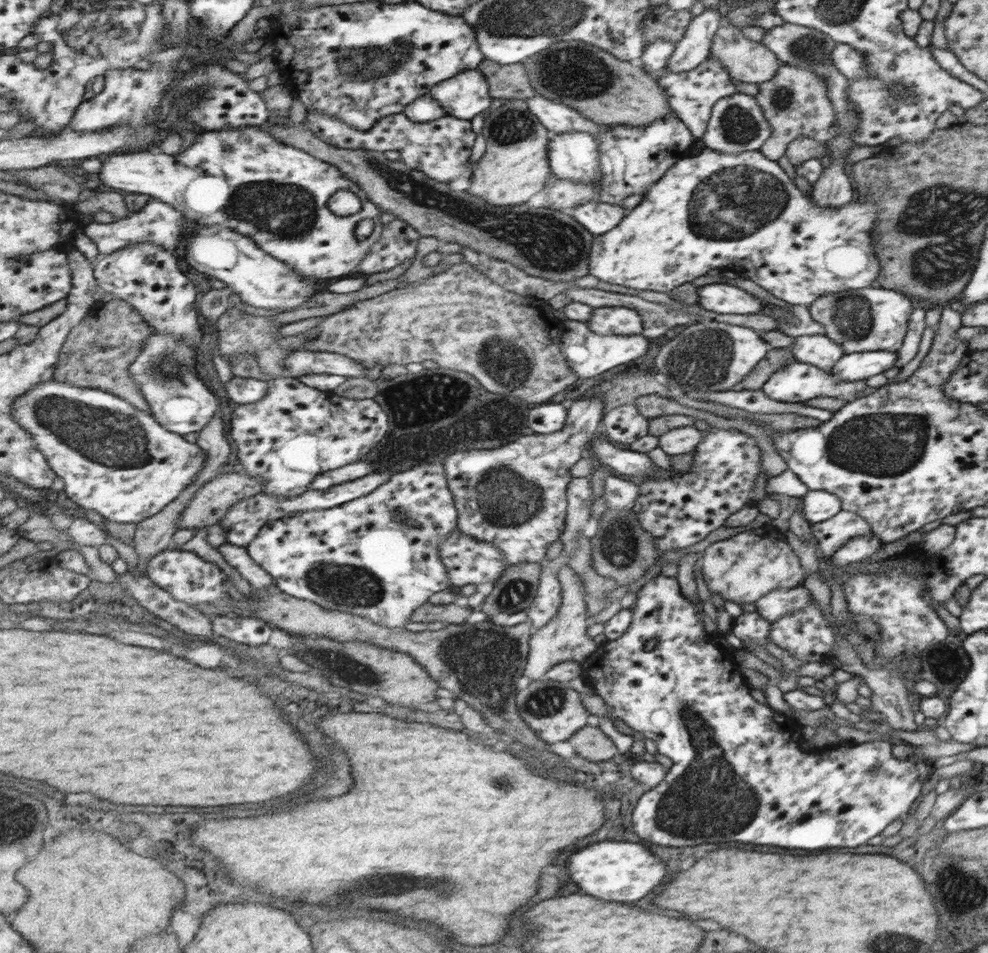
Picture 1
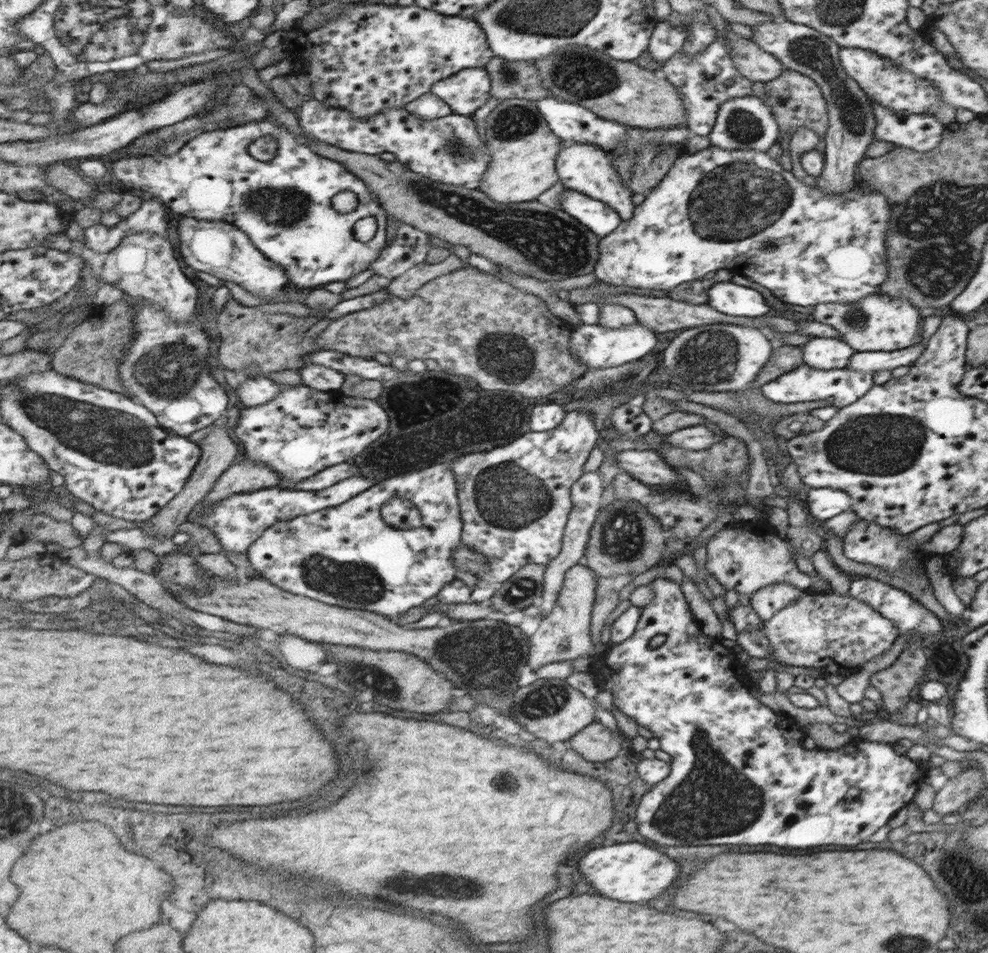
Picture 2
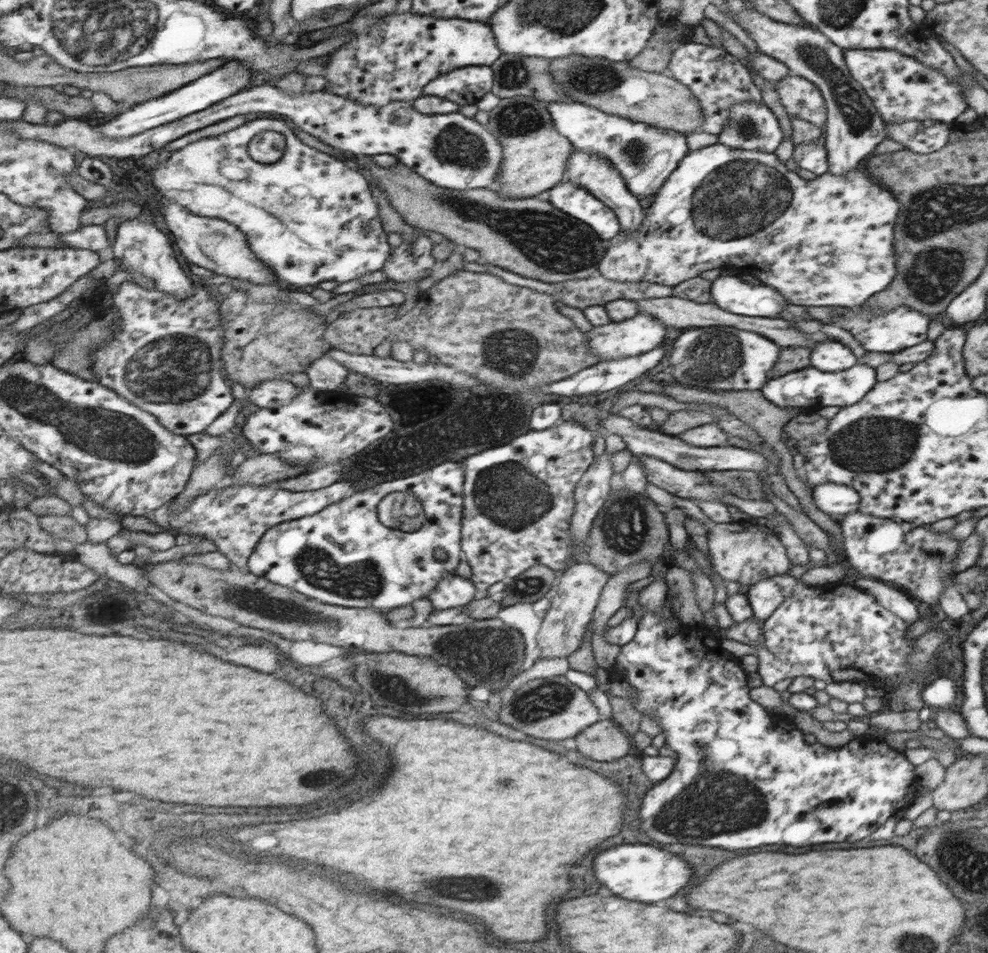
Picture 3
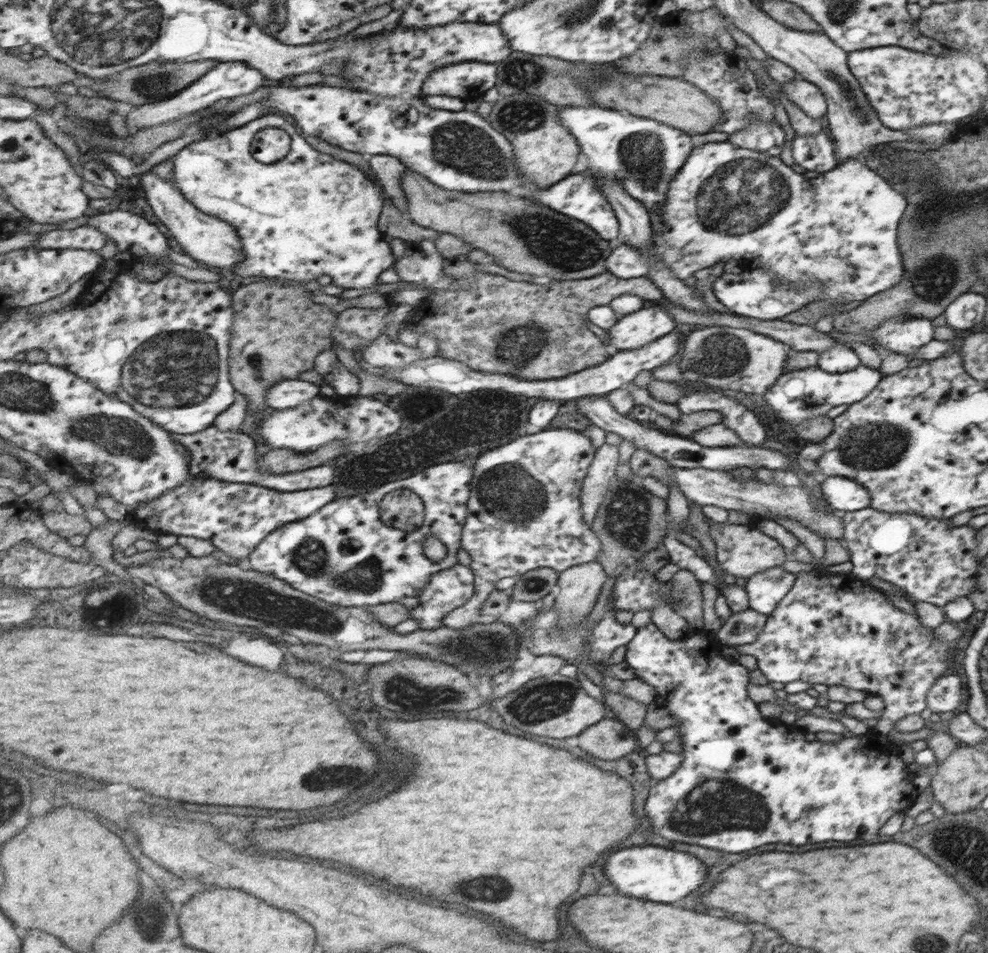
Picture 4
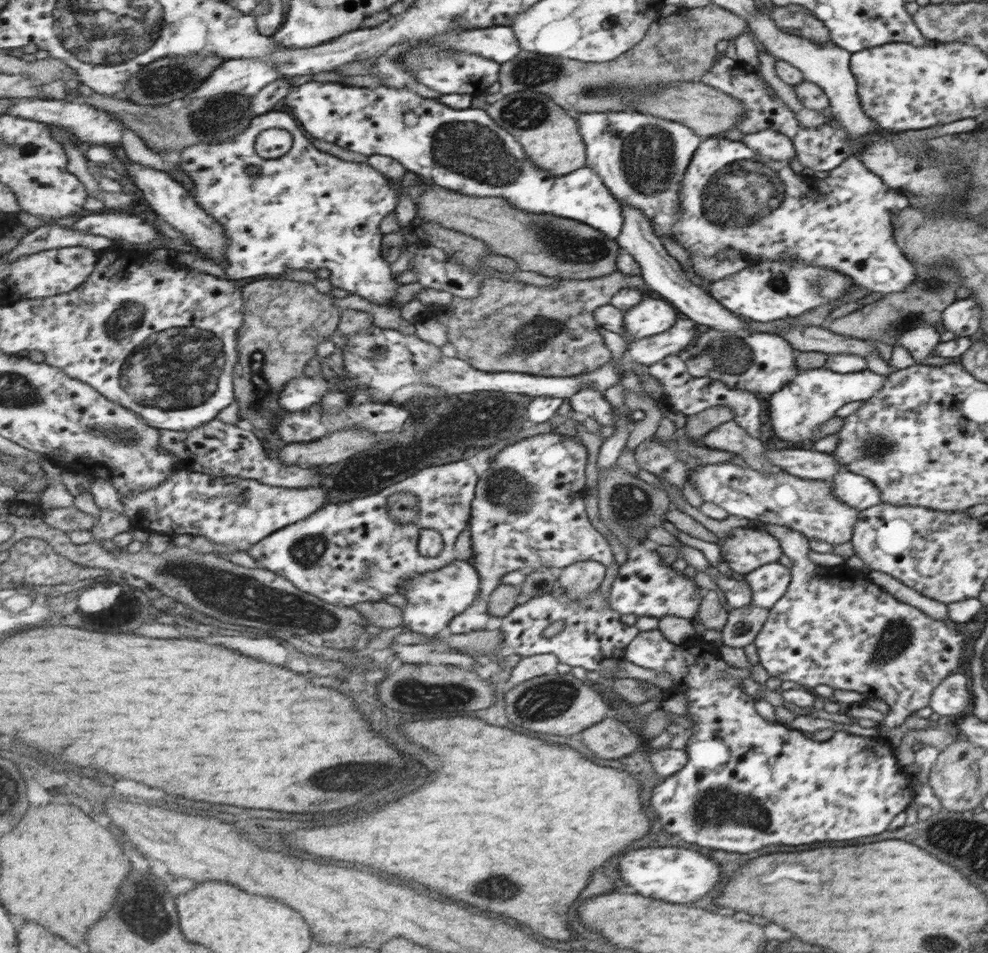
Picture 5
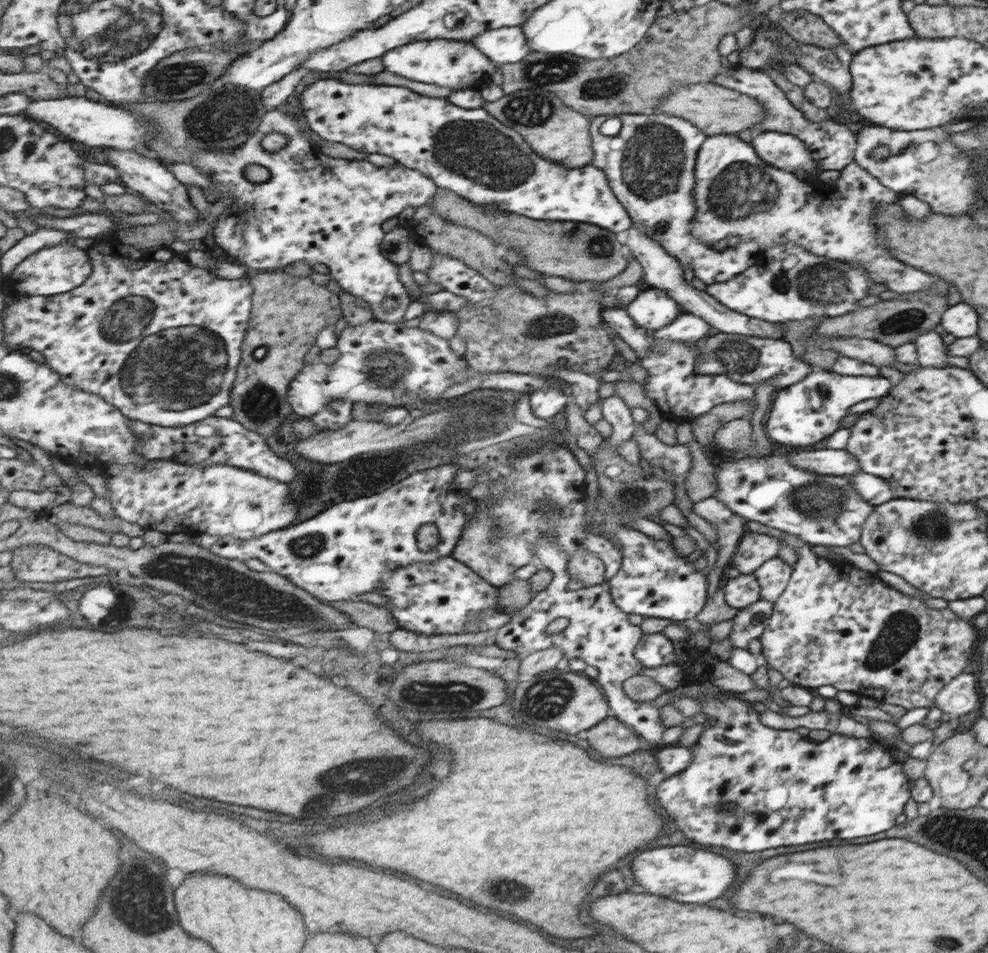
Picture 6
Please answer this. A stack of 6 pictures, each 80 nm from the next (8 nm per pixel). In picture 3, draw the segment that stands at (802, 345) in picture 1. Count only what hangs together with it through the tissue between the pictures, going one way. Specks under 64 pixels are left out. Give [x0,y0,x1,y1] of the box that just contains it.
[809,341,857,372]

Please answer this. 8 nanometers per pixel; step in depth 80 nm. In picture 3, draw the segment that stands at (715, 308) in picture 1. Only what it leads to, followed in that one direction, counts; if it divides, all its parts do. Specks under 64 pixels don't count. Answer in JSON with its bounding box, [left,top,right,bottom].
[710,274,788,318]

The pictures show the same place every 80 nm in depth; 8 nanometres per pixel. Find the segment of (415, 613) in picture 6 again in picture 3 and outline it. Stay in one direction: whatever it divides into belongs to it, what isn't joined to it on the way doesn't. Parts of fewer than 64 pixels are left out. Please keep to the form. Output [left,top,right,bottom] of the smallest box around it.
[428,572,478,611]

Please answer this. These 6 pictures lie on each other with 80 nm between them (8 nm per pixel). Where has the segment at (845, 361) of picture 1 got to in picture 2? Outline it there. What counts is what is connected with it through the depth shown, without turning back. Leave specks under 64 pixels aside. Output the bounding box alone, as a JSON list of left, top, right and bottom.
[846,345,923,375]

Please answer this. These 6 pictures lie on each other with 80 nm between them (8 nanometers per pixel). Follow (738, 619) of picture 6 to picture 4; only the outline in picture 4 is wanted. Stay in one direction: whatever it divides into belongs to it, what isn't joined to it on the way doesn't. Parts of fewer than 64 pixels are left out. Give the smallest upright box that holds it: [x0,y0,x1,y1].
[715,608,766,646]

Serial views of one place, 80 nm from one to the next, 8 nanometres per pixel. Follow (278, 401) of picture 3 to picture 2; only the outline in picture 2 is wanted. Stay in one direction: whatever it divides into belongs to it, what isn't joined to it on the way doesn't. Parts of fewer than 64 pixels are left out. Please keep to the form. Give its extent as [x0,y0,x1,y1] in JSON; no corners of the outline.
[235,376,282,407]

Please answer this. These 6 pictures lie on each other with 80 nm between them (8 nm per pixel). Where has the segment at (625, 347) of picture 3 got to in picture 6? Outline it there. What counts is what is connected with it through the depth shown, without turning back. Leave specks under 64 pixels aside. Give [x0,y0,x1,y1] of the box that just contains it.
[624,287,684,332]

